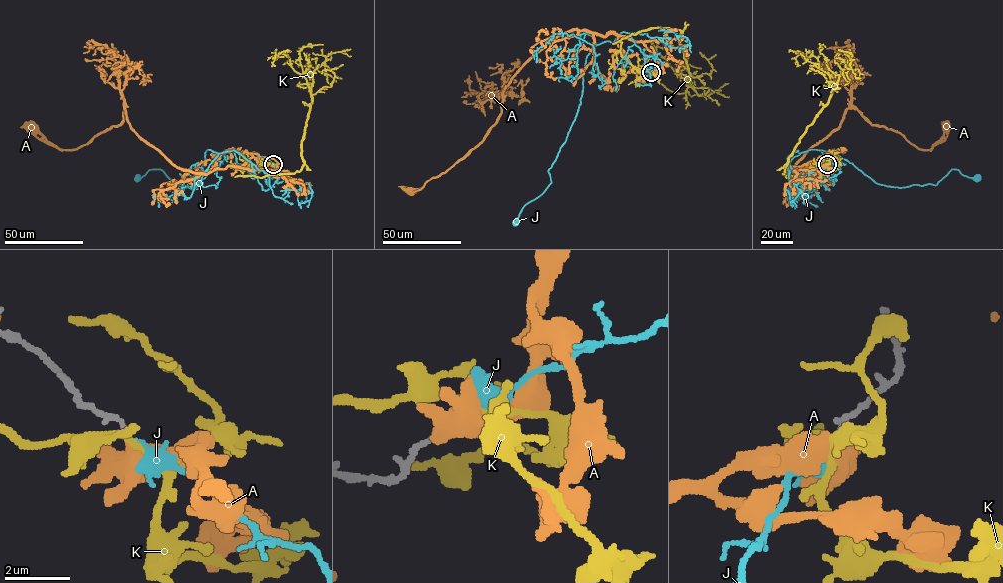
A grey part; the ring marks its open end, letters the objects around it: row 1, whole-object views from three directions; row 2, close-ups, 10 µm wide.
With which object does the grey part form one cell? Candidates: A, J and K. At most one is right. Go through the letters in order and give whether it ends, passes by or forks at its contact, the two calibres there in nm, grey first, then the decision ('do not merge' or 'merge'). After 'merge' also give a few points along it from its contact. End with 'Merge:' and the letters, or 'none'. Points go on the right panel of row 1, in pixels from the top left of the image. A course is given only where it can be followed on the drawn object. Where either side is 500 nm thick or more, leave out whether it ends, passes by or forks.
A: 130/600 nm | do not merge
J: it ends | 100/280 nm | merge | via (827, 164), (806, 190), (787, 158), (798, 150), (832, 152), (890, 186), (936, 184), (952, 169), (977, 178)
K: it passes by | 100/220 nm | do not merge
Merge: J

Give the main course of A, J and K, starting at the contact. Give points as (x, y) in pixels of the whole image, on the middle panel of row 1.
A: (651, 73), (657, 57), (641, 42), (611, 32), (562, 33), (505, 87), (501, 114), (484, 138), (409, 190)
J: (651, 72), (662, 62), (644, 54), (629, 33), (592, 49), (575, 119), (548, 169), (551, 182), (517, 222)
K: (651, 72), (622, 56), (620, 40), (653, 28), (679, 29), (687, 77), (656, 51), (658, 41), (669, 45)

